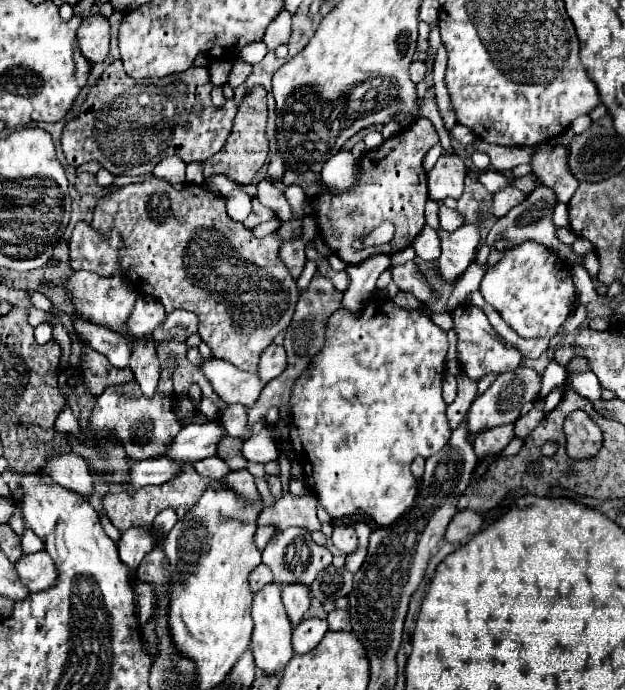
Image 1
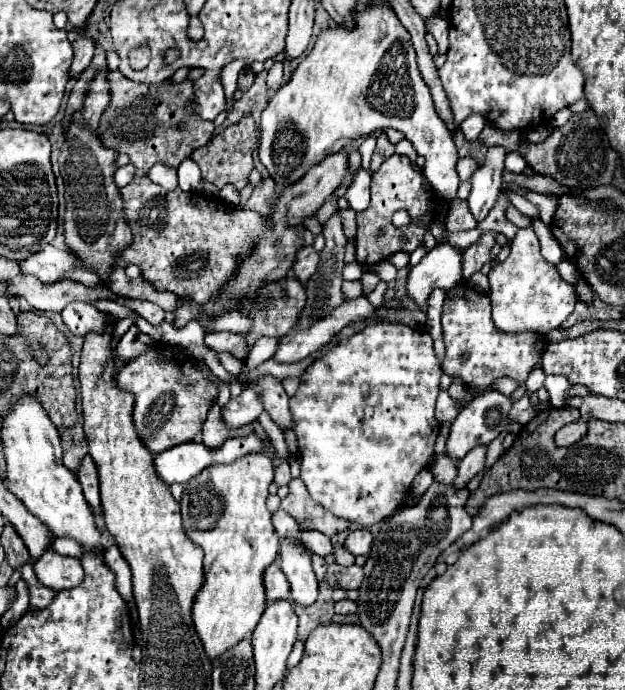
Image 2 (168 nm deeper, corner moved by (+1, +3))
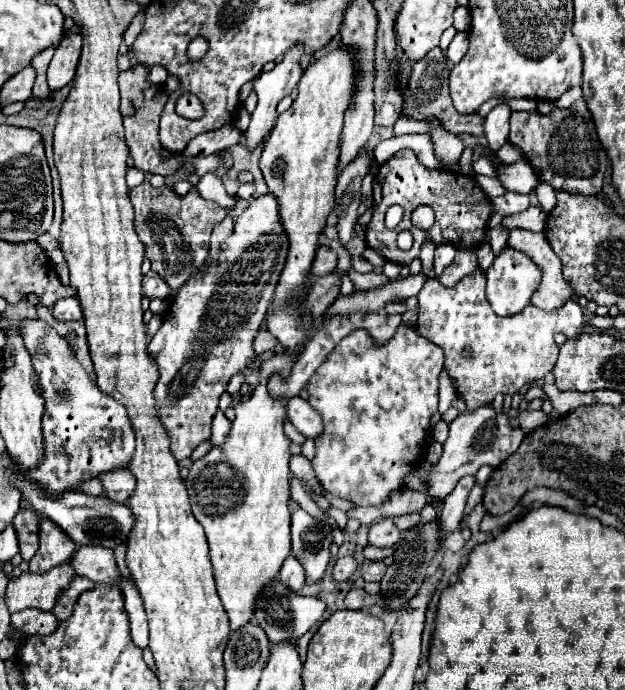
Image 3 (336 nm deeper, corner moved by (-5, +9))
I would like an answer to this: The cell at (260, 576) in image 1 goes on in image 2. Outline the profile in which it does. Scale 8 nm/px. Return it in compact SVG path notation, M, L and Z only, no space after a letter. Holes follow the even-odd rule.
M272 564L272 566L266 570L264 586L266 586L266 598L268 598L268 602L288 600L288 598L290 598L288 578L284 576L284 572L280 570L278 564Z

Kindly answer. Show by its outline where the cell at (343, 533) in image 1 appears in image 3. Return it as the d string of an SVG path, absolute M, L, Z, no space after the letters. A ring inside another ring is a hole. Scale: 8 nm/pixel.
M392 518L378 520L368 530L368 544L372 546L386 548L386 546L394 546L398 540L400 540L400 530L394 526Z

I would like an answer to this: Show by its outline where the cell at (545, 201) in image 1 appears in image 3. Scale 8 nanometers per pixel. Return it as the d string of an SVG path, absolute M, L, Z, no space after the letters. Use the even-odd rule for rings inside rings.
M462 248L462 250L458 250L454 262L442 272L442 276L438 280L444 286L454 286L464 276L468 276L468 272L476 272L476 268L480 268L478 256L476 256L476 248L472 248L472 250L470 248Z

